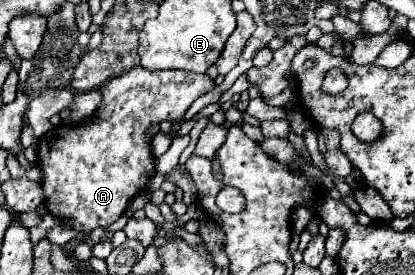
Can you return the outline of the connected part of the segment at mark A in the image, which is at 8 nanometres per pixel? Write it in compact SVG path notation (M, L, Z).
M136 66L134 70L102 84L102 104L96 110L98 118L90 126L58 126L40 138L38 158L46 210L58 218L72 220L74 230L82 230L86 234L98 226L110 226L116 222L122 216L126 204L146 188L150 176L154 174L154 156L150 150L150 140L144 134L146 128L162 120L180 120L190 104L212 88L214 80L208 74L192 74L184 70L144 70L142 66Z

